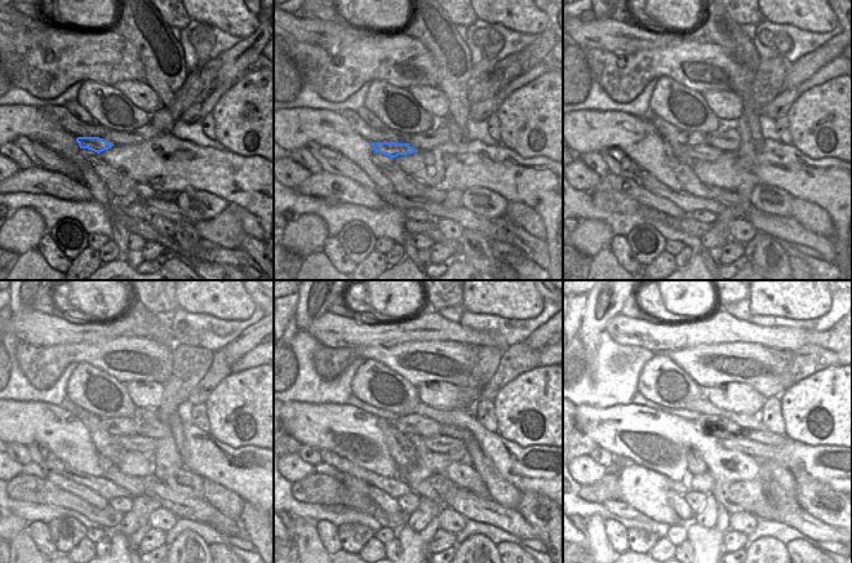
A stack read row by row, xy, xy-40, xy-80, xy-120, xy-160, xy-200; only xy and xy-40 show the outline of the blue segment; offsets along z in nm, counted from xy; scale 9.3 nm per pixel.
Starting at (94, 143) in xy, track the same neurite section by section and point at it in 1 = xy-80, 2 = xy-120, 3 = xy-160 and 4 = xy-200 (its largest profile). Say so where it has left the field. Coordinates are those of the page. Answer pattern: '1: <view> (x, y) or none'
1: xy-80 (701, 153)
2: xy-120 (137, 443)
3: xy-160 (442, 444)
4: xy-200 (759, 451)

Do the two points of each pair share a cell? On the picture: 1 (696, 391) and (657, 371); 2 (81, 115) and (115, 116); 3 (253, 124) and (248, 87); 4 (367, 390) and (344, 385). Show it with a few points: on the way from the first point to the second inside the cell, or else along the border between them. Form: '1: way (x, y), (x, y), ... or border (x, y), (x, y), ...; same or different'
1: way (686, 390), (677, 390), (664, 381); same
2: border (75, 100), (94, 122); different
3: way (253, 115), (252, 96); same
4: border (365, 360), (358, 368), (351, 381), (351, 394); different

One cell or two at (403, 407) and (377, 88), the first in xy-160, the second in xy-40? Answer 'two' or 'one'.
one

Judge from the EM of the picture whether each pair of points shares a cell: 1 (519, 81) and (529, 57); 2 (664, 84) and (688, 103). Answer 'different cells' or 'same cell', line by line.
1: different cells
2: same cell

